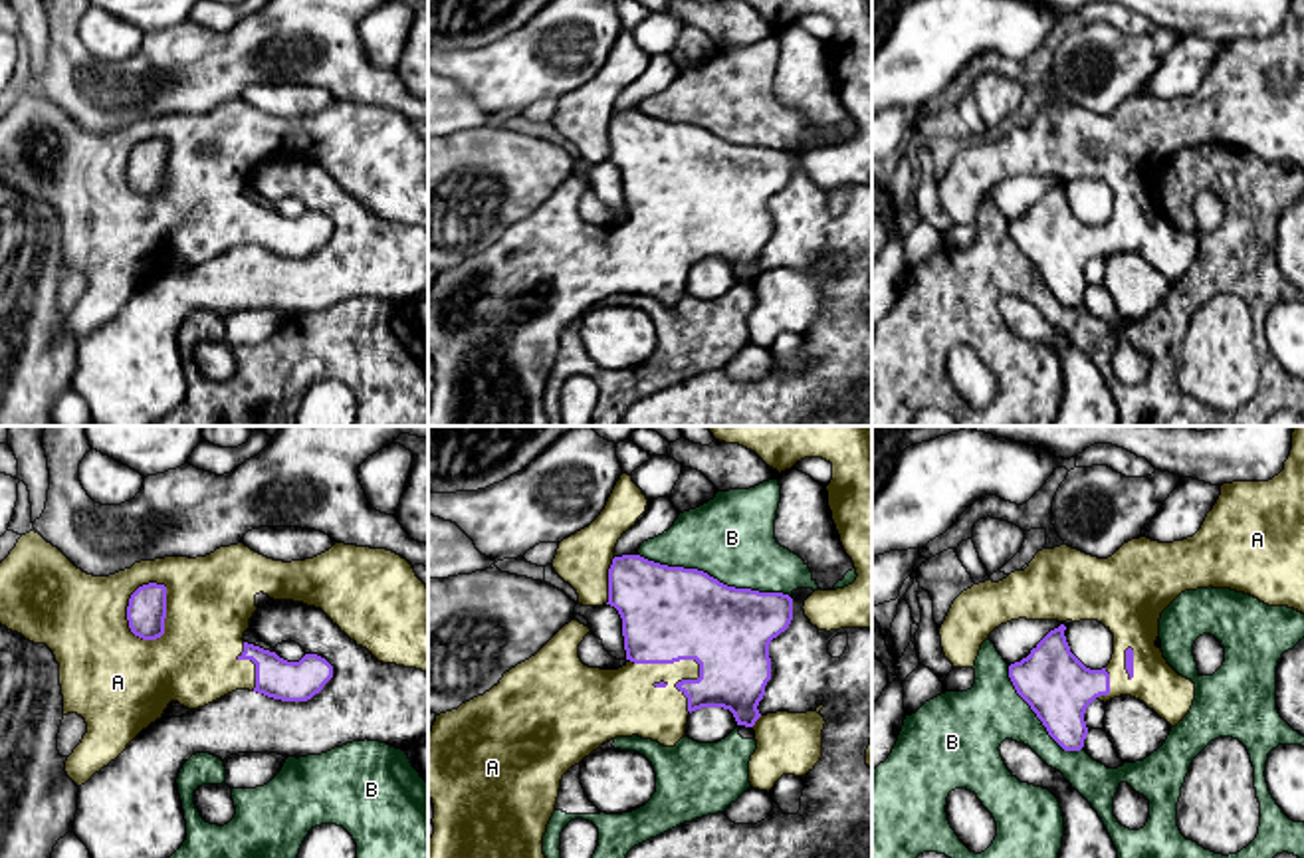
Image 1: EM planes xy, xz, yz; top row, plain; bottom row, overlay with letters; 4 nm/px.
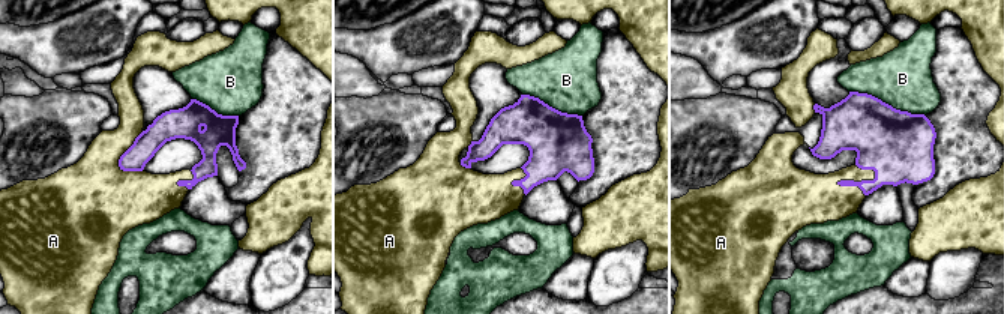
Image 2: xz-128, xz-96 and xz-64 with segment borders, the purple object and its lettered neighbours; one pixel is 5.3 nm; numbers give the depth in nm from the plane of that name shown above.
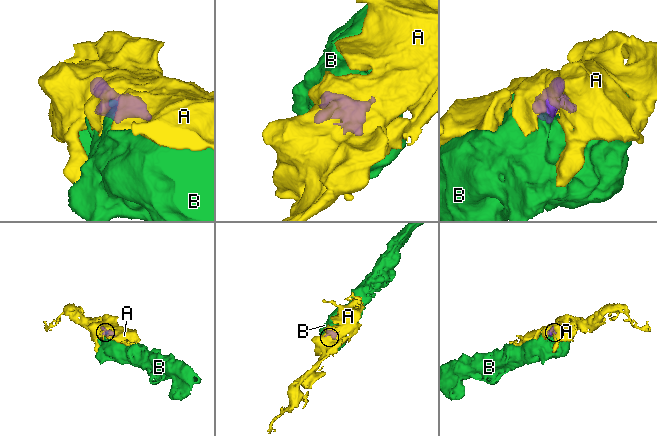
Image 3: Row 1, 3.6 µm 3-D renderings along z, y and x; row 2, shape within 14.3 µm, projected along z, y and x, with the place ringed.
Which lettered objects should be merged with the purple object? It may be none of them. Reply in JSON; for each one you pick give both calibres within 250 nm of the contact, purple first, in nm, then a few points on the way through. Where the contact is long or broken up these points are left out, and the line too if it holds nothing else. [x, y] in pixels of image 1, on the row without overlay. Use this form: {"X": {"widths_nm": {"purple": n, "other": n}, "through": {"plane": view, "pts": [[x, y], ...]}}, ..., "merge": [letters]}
{"A": {"widths_nm": {"purple": 160, "other": 360}}, "merge": ["A"]}

